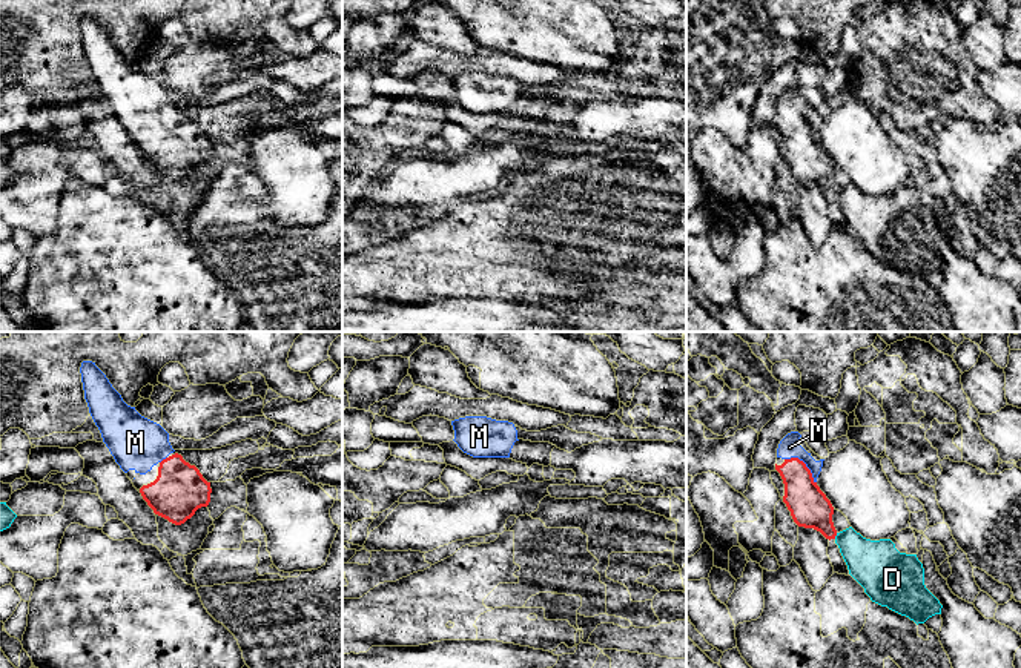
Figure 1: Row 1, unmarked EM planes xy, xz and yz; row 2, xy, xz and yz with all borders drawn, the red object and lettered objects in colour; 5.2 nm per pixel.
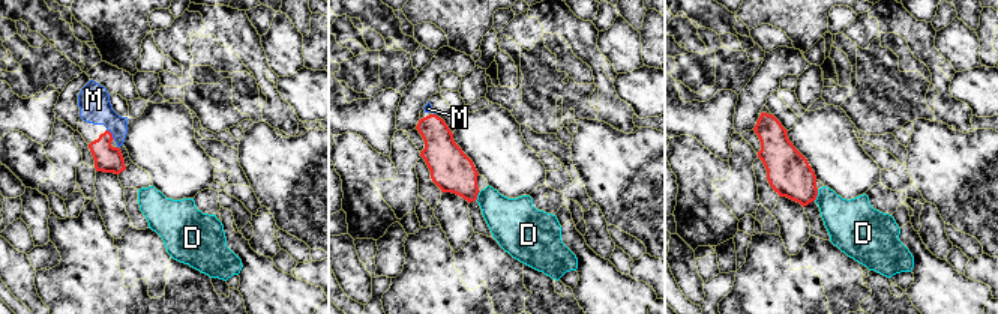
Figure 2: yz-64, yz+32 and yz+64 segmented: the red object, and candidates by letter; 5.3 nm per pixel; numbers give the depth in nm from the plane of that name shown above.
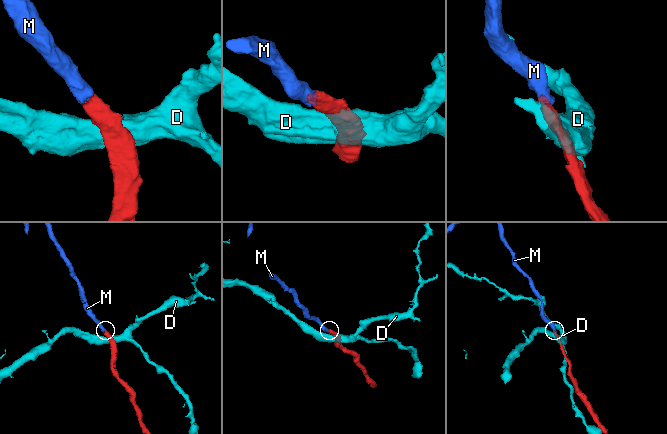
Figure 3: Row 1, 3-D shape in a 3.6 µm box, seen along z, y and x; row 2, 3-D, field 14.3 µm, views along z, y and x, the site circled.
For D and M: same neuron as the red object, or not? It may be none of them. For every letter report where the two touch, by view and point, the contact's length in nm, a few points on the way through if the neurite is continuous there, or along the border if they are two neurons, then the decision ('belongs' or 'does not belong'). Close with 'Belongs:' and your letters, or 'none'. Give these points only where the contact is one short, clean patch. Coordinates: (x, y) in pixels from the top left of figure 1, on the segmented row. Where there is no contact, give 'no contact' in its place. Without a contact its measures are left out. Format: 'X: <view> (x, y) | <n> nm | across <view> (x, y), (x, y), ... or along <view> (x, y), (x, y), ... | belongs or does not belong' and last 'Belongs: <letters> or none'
D: yz (835, 535) | 40 nm | does not belong
M: yz (805, 464) | 220 nm | across yz (809, 507), (805, 501), (805, 464), (789, 447) | belongs
Belongs: M

